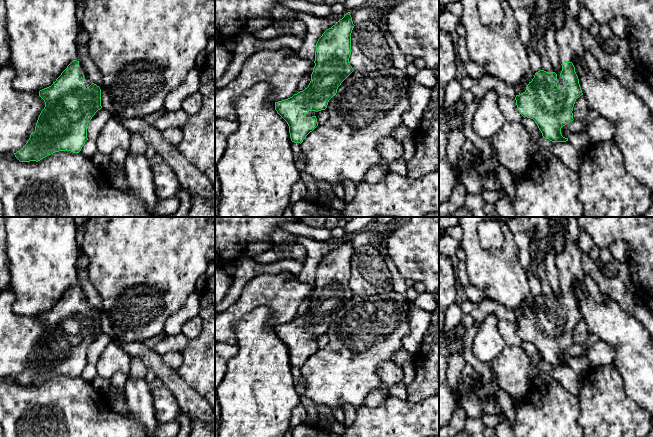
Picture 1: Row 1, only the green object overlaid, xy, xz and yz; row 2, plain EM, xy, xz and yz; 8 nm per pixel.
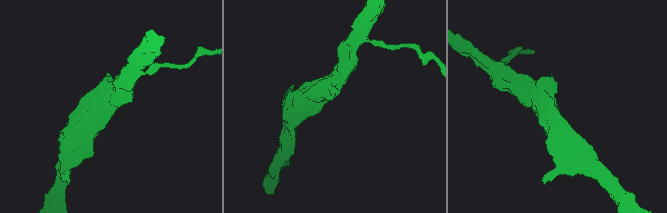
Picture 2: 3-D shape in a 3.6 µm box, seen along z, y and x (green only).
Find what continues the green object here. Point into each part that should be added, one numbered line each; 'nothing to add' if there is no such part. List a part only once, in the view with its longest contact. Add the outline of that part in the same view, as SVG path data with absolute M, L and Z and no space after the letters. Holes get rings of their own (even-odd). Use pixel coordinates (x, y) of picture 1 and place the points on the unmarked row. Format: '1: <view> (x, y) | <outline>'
1: xy (80, 292) | M78 278L75 281L75 284L77 284L79 286L78 294L79 294L80 297L83 297L84 298L84 302L86 304L86 307L84 308L84 311L87 312L87 311L89 311L92 308L92 306L89 304L88 300L86 299L86 297L85 297L82 289L81 289L81 287L80 287L80 281L79 281Z

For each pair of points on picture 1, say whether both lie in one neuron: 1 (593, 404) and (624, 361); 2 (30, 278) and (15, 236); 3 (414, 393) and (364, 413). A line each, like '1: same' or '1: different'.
1: different
2: same
3: different

